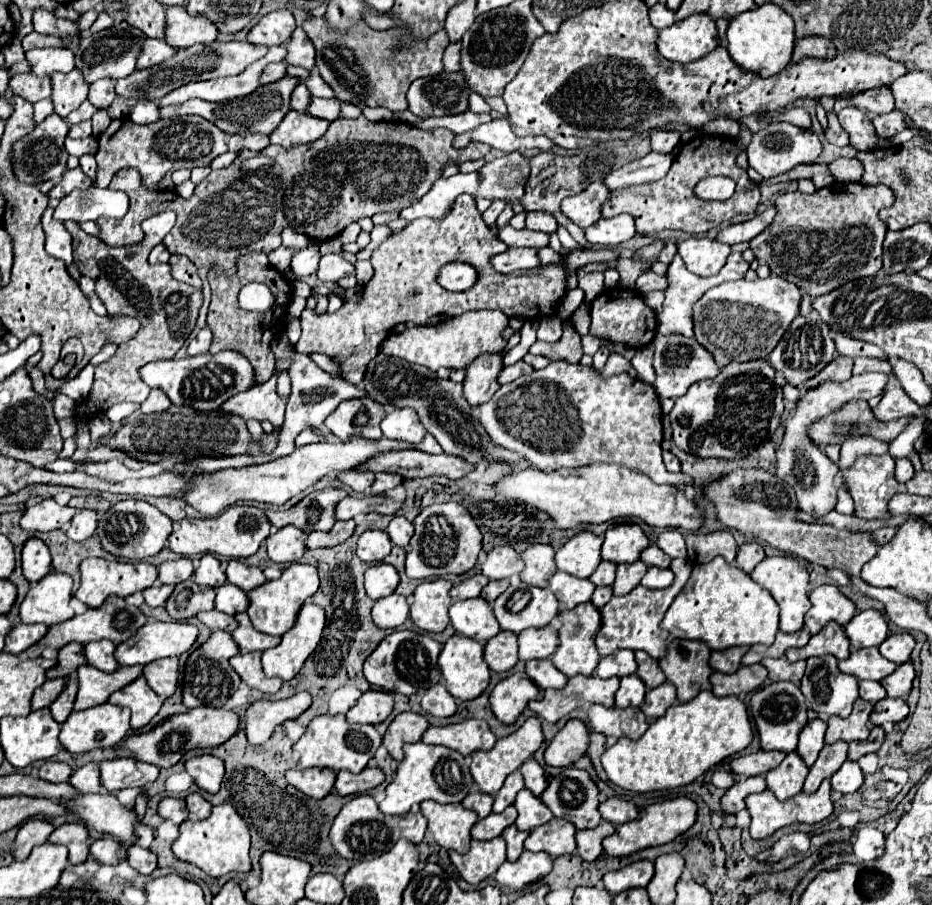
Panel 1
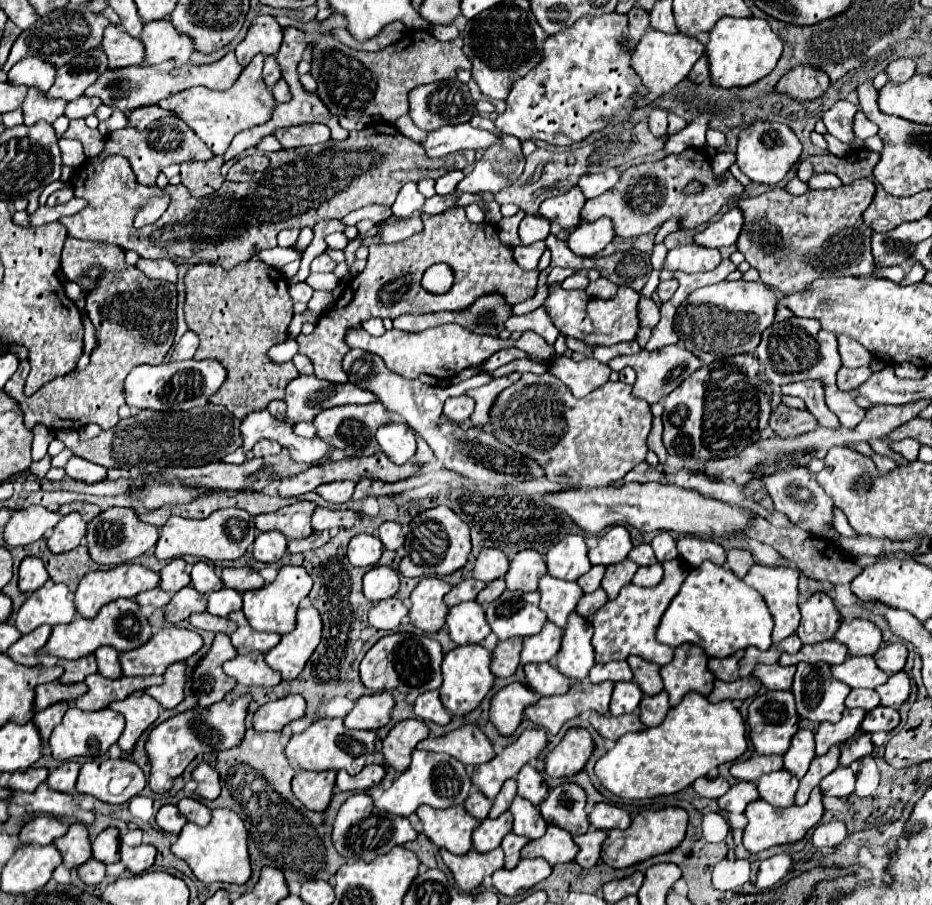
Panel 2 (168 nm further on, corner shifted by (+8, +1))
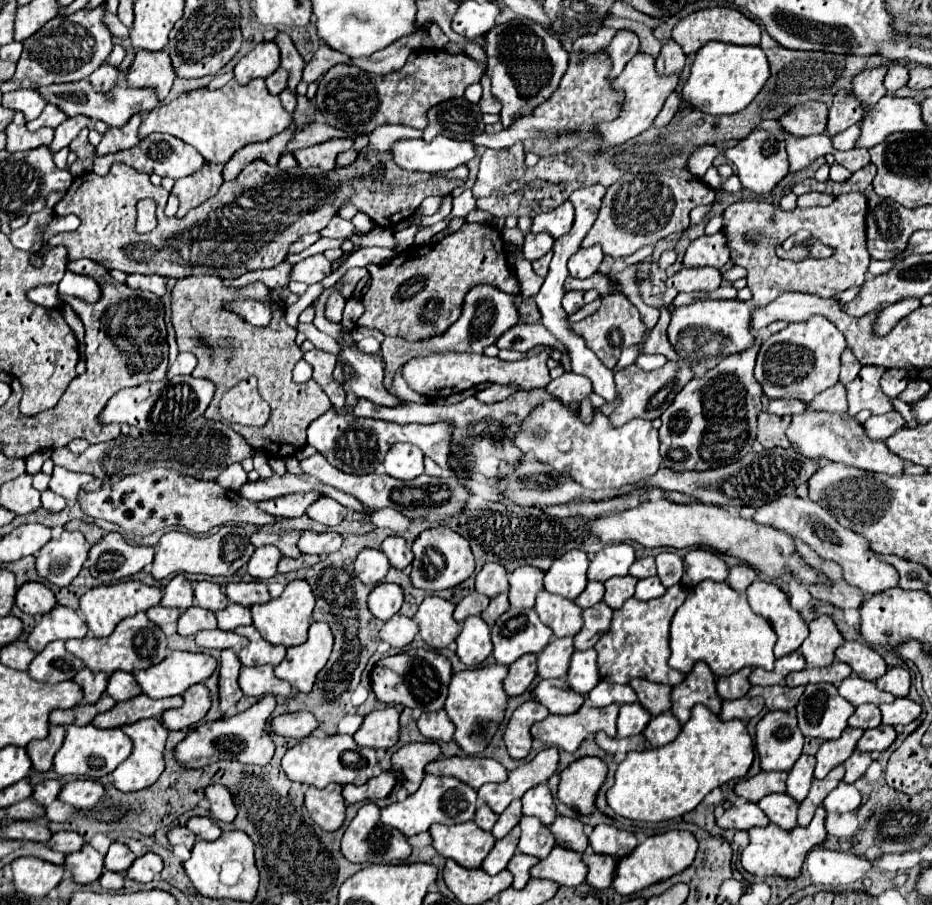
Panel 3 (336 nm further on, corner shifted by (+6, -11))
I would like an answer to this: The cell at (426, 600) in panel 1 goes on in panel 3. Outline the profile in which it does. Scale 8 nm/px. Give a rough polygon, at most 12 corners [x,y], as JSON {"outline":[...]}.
{"outline":[[426,597],[414,615],[432,649],[460,635],[454,603]]}

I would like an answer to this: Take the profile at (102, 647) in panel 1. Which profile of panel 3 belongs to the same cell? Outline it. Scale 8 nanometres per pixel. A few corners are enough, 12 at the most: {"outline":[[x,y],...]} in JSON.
{"outline":[[110,675],[106,693],[120,703],[138,697],[134,675]]}

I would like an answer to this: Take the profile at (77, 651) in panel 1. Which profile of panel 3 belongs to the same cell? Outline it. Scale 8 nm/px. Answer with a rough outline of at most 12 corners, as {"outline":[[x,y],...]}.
{"outline":[[82,669],[74,679],[84,687],[84,703],[96,703],[108,675]]}

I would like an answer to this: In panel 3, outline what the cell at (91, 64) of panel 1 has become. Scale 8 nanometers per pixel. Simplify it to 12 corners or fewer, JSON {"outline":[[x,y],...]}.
{"outline":[[46,105],[42,115],[26,123],[28,131],[40,127],[56,129],[68,117],[60,109]]}

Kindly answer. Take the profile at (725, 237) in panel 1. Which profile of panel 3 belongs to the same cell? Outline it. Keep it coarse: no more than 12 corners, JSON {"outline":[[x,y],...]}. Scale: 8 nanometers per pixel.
{"outline":[[724,233],[694,239],[682,259],[688,269],[720,269],[730,261]]}

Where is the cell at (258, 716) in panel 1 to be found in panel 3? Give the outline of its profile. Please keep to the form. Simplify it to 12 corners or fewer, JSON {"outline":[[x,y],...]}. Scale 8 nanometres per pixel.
{"outline":[[308,711],[272,719],[276,735],[298,741],[308,737],[318,721]]}

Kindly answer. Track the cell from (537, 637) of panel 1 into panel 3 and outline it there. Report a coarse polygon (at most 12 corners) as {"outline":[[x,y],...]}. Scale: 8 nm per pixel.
{"outline":[[572,637],[550,641],[538,655],[542,679],[564,677],[572,653]]}

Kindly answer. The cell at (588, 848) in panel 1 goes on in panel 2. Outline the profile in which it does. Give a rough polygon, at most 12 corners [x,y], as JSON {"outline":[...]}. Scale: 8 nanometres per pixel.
{"outline":[[594,829],[576,835],[578,855],[574,861],[586,869],[600,857],[606,831]]}

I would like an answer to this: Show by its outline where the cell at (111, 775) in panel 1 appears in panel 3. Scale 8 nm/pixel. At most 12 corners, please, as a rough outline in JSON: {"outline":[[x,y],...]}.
{"outline":[[78,779],[62,787],[58,801],[76,809],[100,803],[104,787]]}

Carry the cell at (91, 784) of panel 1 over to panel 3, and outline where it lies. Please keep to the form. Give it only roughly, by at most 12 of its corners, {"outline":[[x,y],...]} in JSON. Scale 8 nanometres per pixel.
{"outline":[[60,781],[34,785],[32,797],[42,807],[56,801]]}

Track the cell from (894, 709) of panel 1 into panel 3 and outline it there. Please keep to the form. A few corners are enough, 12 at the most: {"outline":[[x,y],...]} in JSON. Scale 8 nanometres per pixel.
{"outline":[[894,727],[868,729],[858,743],[860,751],[884,751],[896,739]]}

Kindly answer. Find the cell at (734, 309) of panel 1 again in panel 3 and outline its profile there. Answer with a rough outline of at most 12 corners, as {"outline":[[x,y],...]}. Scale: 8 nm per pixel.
{"outline":[[696,301],[672,311],[668,341],[714,367],[752,345],[752,305]]}

